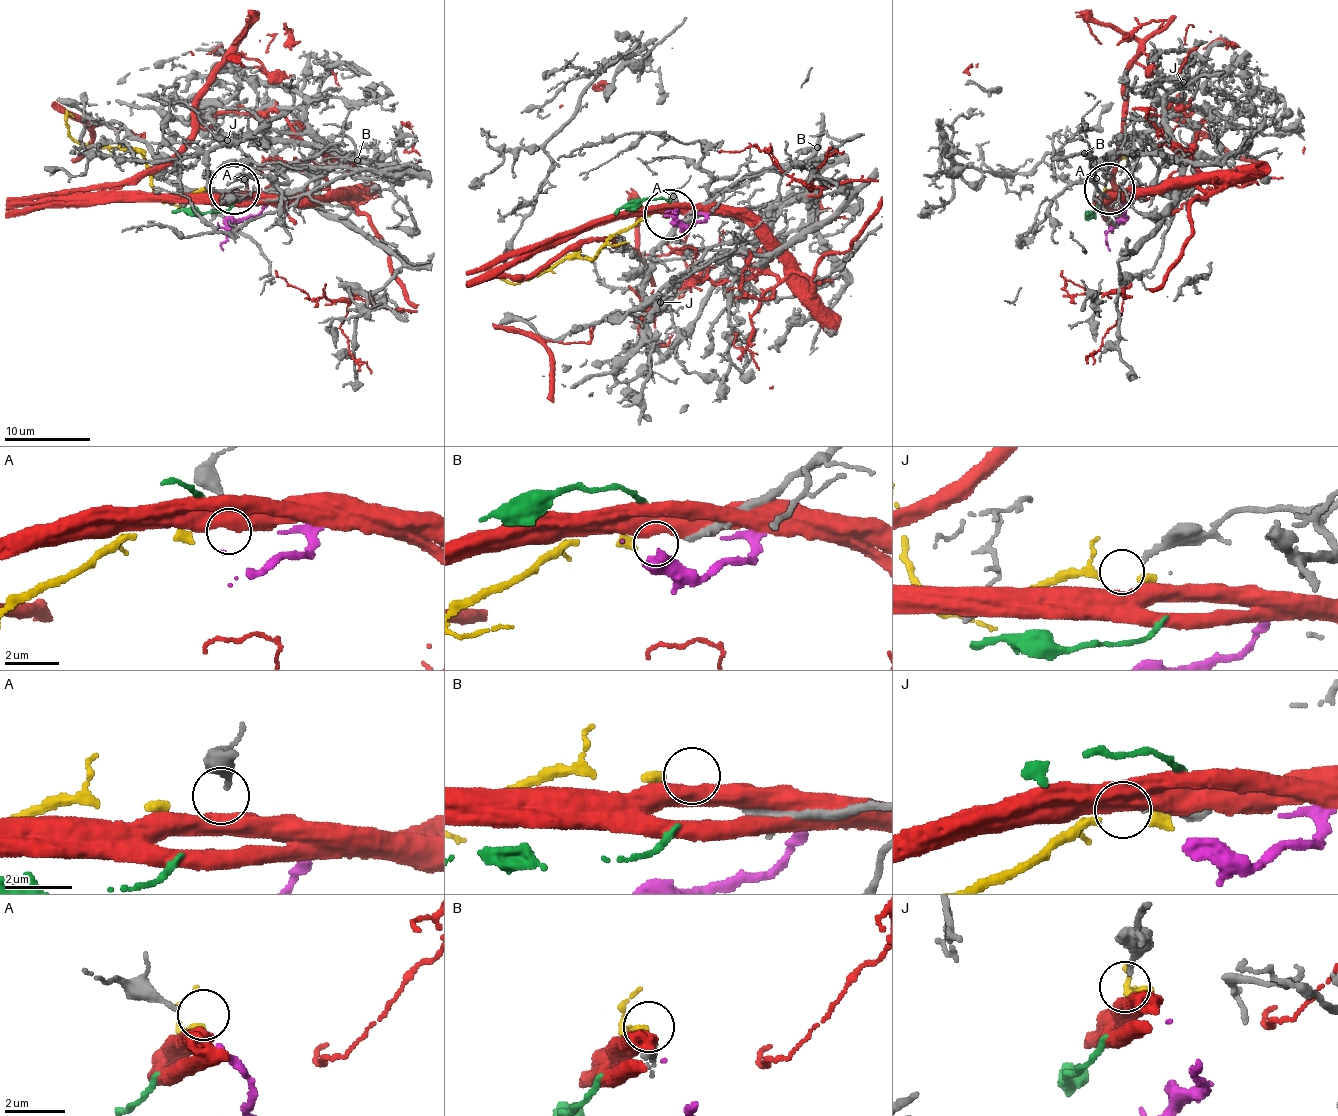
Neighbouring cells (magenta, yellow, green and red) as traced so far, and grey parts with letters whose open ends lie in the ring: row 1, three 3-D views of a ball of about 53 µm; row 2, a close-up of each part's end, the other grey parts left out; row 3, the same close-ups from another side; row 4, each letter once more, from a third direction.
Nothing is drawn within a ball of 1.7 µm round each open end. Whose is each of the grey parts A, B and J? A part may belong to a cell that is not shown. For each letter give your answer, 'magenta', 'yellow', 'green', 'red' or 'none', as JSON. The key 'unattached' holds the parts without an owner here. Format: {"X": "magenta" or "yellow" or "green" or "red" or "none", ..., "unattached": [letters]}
{"A": "none", "B": "yellow", "J": "none", "unattached": ["A", "J"]}

